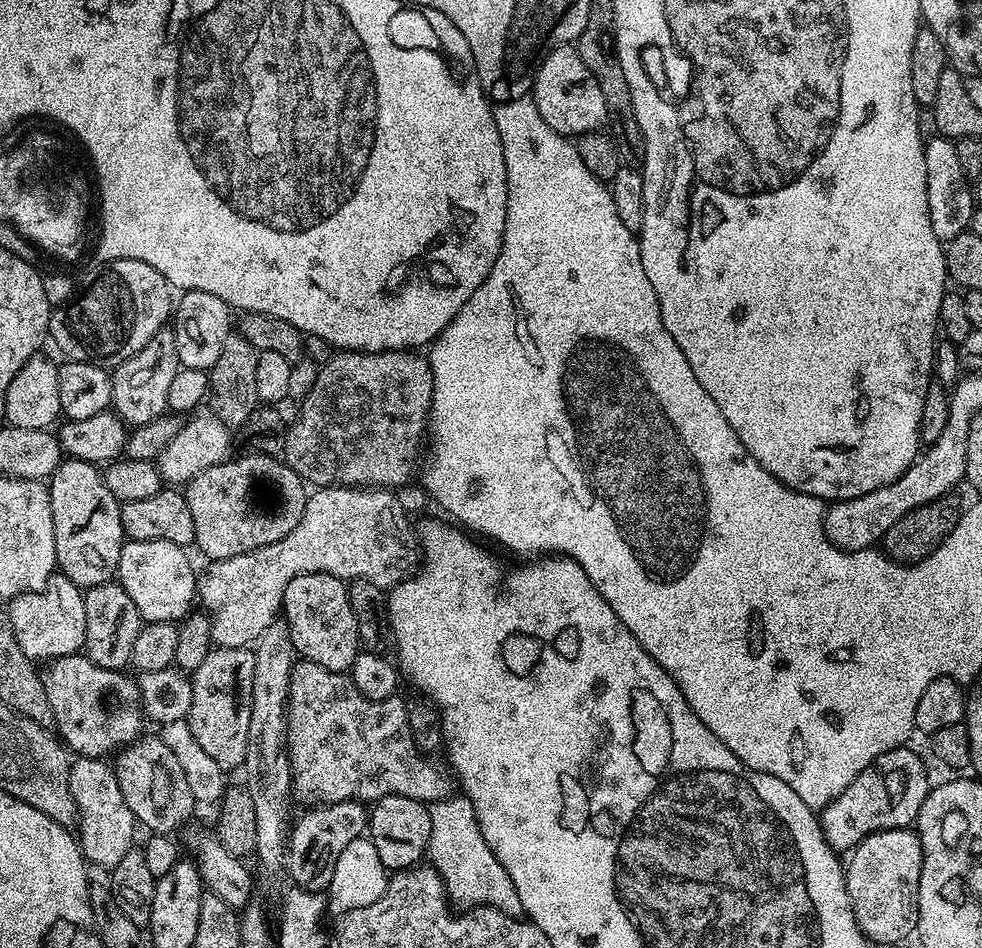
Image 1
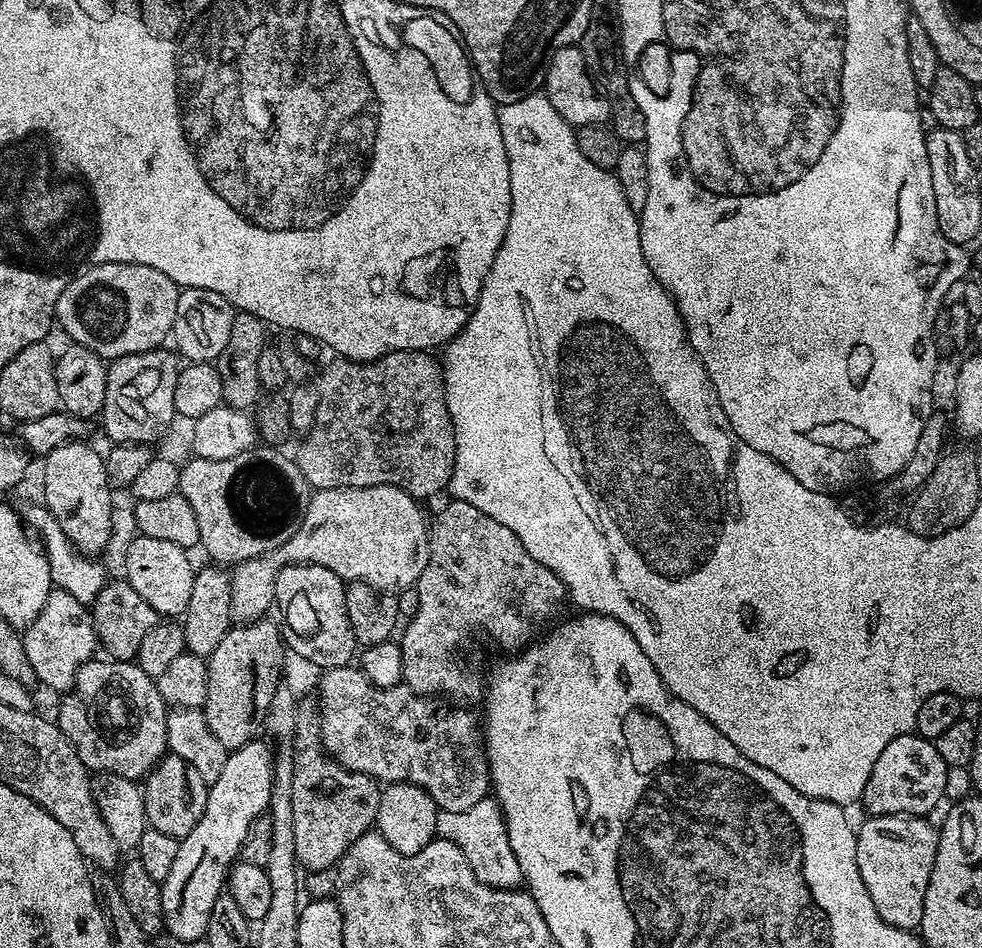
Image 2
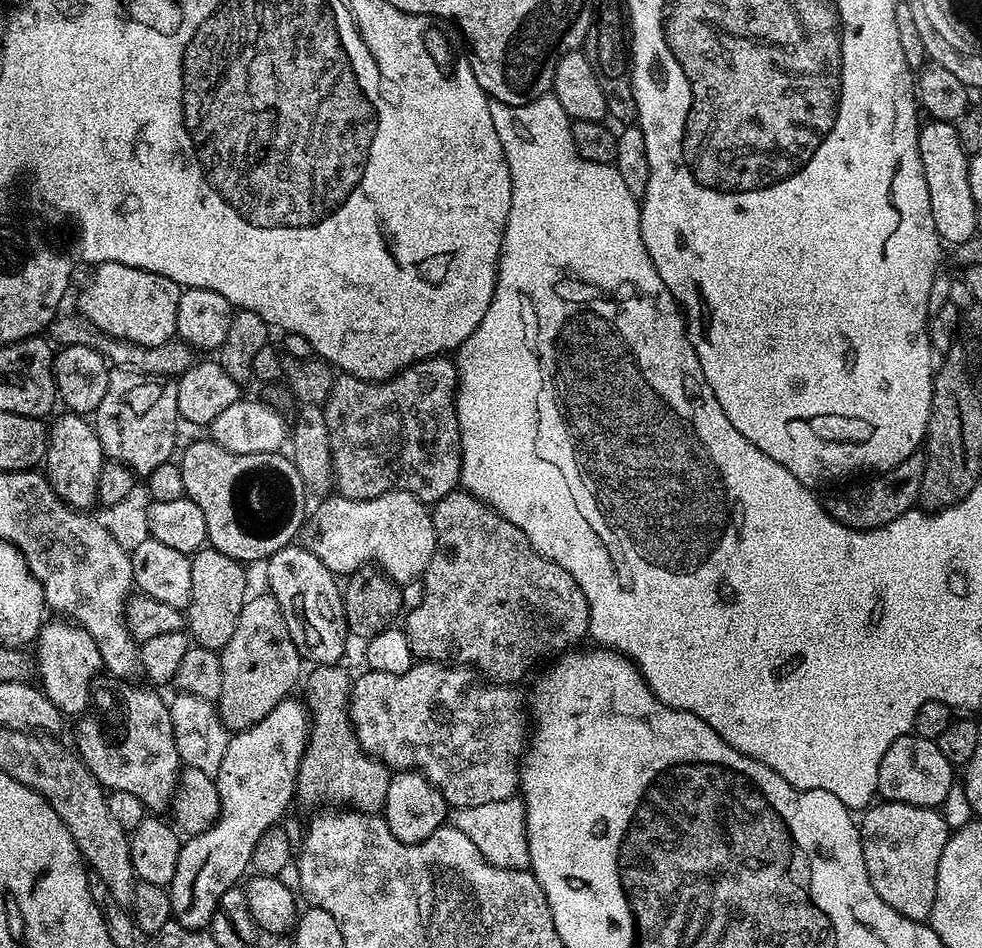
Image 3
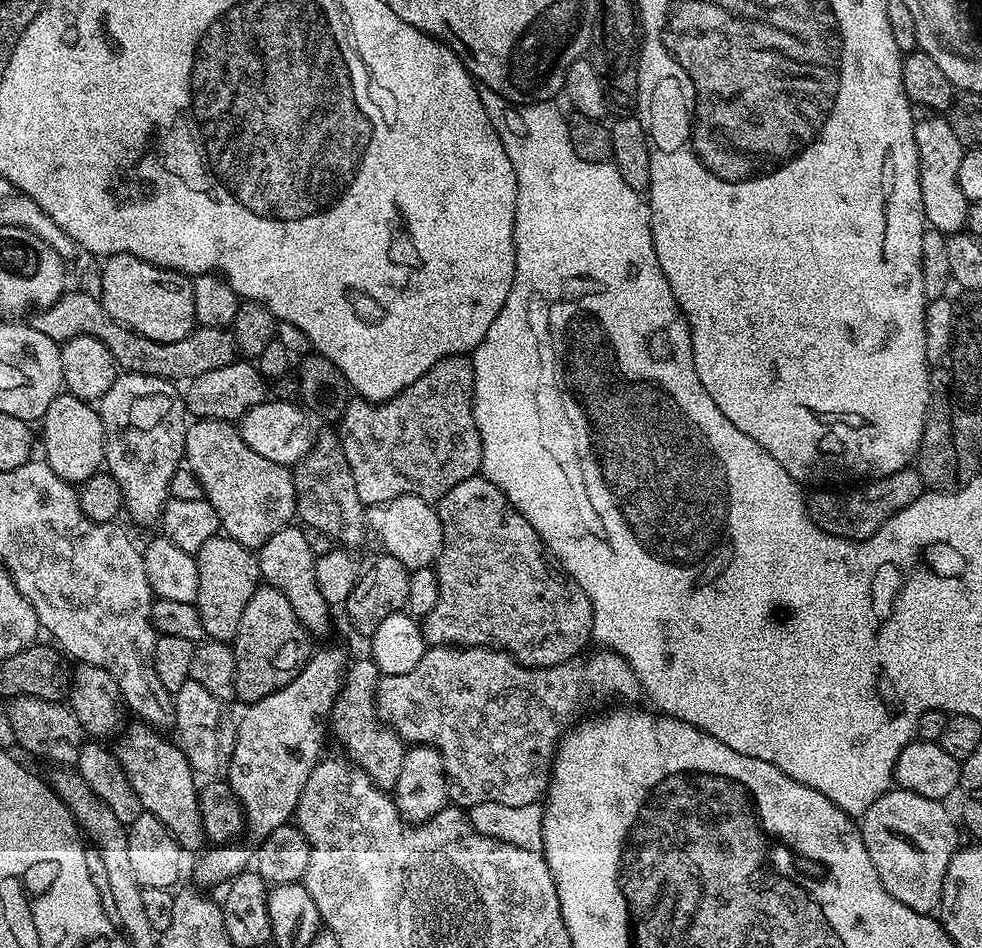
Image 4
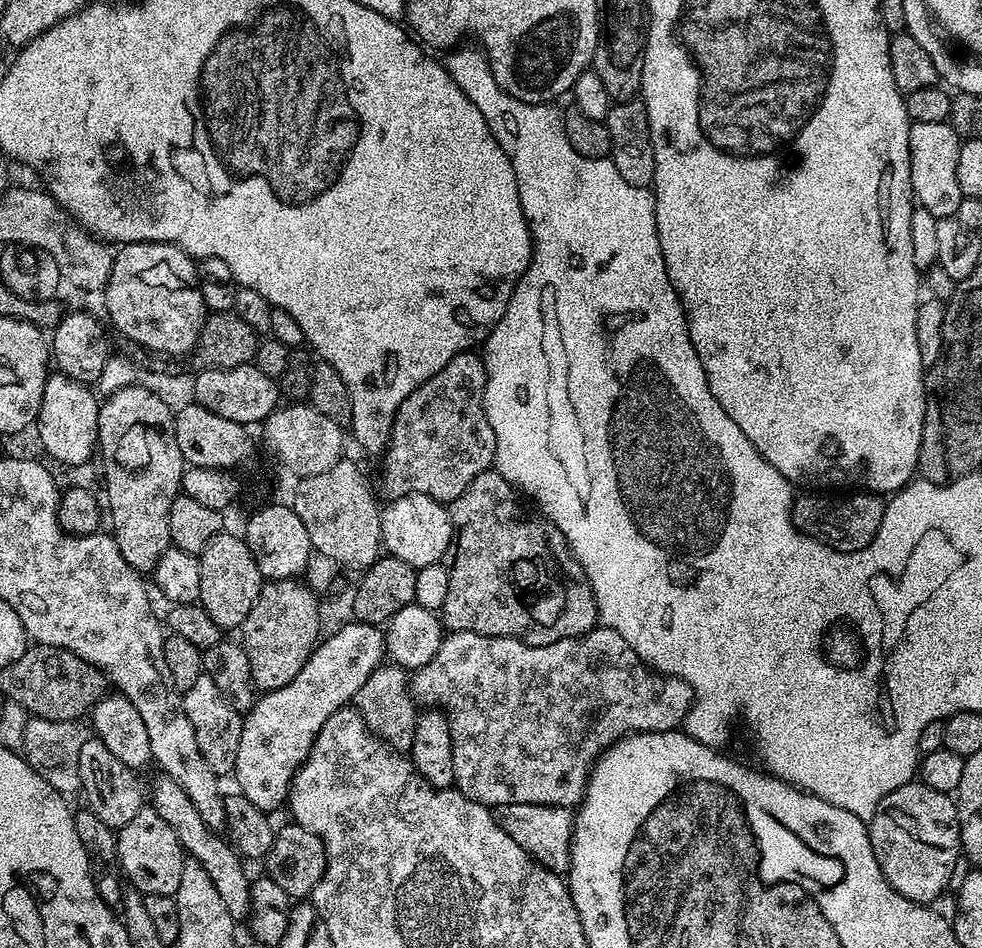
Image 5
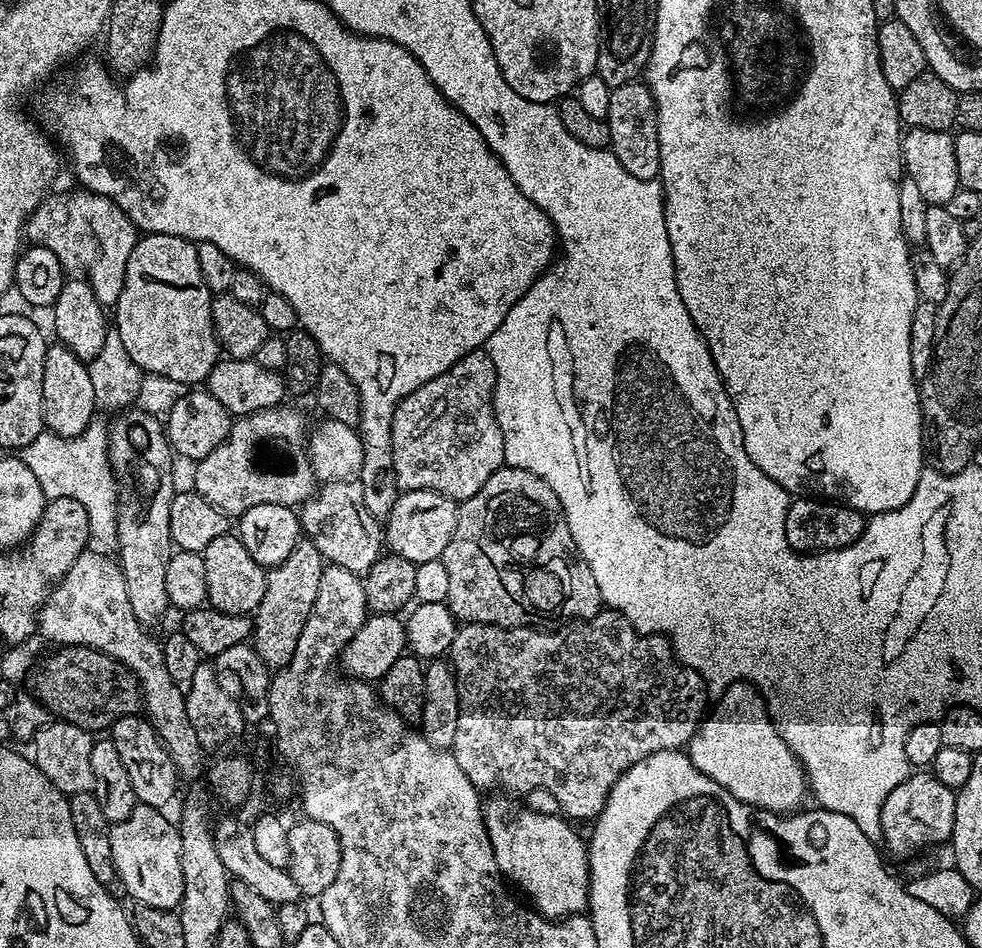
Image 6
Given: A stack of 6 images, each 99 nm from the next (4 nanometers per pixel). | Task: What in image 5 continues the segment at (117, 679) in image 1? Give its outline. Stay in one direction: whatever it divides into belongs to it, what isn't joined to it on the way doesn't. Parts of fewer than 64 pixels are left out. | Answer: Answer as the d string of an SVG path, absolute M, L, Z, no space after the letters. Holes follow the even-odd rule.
M163 774L157 775L157 777L152 792L150 788L151 807L155 808L157 814L166 821L166 826L170 826L170 830L174 830L185 853L191 859L197 860L206 870L206 874L210 874L215 888L218 889L218 895L222 897L222 903L226 905L226 910L230 910L233 920L247 921L252 910L252 880L244 873L245 861L223 835L220 837L220 834L217 834L213 828L206 826L206 822L202 822L202 814L198 814L197 807L190 800L190 794L186 794L186 790L182 790L182 786L178 786L178 782L174 782Z

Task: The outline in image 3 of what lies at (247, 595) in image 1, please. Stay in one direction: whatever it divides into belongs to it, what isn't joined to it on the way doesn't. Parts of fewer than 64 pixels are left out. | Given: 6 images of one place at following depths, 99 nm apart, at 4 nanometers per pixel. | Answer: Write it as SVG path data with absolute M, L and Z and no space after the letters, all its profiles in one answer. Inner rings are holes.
M387 492L378 494L378 498L369 500L351 500L339 494L332 494L321 500L324 501L317 508L315 505L305 519L299 539L303 547L308 548L310 554L317 556L331 572L351 574L374 562L379 571L399 585L423 577L426 566L434 554L434 542L436 541L436 531L429 505L421 502L416 496L410 495L409 492Z

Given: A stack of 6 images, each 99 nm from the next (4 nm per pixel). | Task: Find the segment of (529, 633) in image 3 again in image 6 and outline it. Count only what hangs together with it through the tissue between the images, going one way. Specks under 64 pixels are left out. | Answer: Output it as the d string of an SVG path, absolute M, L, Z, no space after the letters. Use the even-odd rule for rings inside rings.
M500 468L478 494L459 501L454 534L446 546L442 561L450 578L446 601L452 615L461 625L489 624L499 628L527 628L551 616L569 616L572 622L590 622L602 611L600 587L590 574L570 534L568 520L560 509L558 494L530 470Z

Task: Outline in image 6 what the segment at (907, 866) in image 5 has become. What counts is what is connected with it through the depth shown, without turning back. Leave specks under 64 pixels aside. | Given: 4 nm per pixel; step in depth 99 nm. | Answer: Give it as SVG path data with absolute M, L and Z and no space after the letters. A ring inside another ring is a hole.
M928 770L913 771L886 798L882 806L882 837L883 843L888 843L888 848L896 856L912 856L915 852L920 852L923 848L928 848L931 844L940 844L951 841L954 830L954 810L956 809L956 792L951 788L942 786L942 782Z

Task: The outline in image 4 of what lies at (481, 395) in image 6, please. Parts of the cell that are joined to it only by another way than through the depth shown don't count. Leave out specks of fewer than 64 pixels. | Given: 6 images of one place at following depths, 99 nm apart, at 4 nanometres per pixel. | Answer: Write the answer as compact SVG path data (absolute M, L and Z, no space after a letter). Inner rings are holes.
M461 354L442 358L418 382L410 382L406 390L381 404L349 399L338 421L338 435L360 501L371 506L389 504L399 496L417 496L438 502L458 482L477 475L482 438L474 422L473 398L472 362Z

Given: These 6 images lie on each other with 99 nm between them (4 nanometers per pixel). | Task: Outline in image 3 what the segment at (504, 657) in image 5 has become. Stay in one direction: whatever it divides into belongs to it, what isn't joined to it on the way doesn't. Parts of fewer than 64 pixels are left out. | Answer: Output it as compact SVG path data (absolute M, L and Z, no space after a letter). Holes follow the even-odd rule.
M416 662L406 674L382 674L364 670L352 682L352 698L348 701L348 713L352 719L352 729L356 731L358 742L364 752L370 753L376 760L382 761L389 770L411 772L422 770L424 777L442 794L449 809L466 806L483 806L485 802L502 802L513 799L520 787L520 766L526 751L526 737L530 732L530 720L526 715L526 700L516 693L515 687L507 684L493 684L484 679L472 666L453 666L435 662Z

